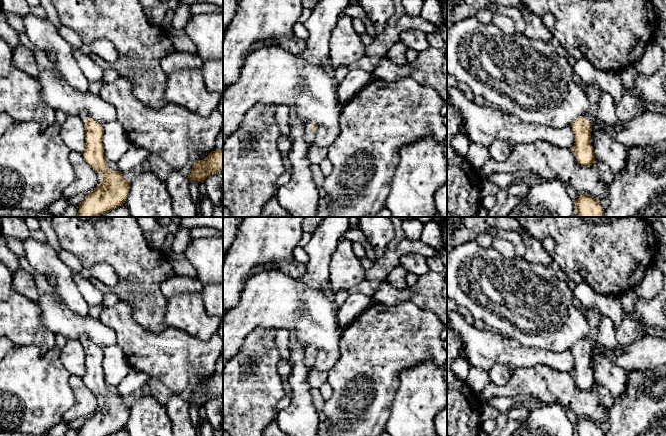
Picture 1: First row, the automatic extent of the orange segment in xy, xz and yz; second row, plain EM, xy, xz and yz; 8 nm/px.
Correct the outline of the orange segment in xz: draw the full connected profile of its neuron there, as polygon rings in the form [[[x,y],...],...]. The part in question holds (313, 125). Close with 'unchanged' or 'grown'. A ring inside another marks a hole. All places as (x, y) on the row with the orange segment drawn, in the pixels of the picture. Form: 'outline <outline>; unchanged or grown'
outline [[[306,123],[304,127],[304,139],[307,143],[313,144],[315,135],[317,131],[317,126],[315,123]]]; grown

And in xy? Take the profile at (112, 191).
outline [[[85,111],[78,116],[84,122],[86,131],[86,149],[82,155],[86,162],[103,176],[97,188],[79,204],[77,217],[98,217],[124,205],[129,193],[130,181],[123,177],[120,170],[113,171],[107,166],[102,143],[103,125]]]; grown

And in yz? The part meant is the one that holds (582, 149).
outline [[[573,73],[573,81],[578,85],[584,84],[586,86],[585,94],[589,101],[589,111],[571,124],[575,133],[575,143],[571,149],[579,164],[591,165],[596,163],[594,149],[591,146],[591,127],[598,115],[599,100],[603,91],[596,85],[585,84],[575,73]]]; grown

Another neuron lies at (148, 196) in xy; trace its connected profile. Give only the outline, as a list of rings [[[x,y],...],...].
[[[152,172],[141,173],[130,181],[124,206],[131,217],[176,217],[165,181]]]

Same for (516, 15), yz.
[[[498,6],[497,11],[502,15],[509,16],[514,21],[516,32],[519,34],[524,34],[526,22],[519,8]]]

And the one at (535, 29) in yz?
[[[526,7],[520,8],[526,22],[524,35],[533,40],[548,40],[553,37],[552,29],[548,29],[541,20],[541,17],[531,12]]]

